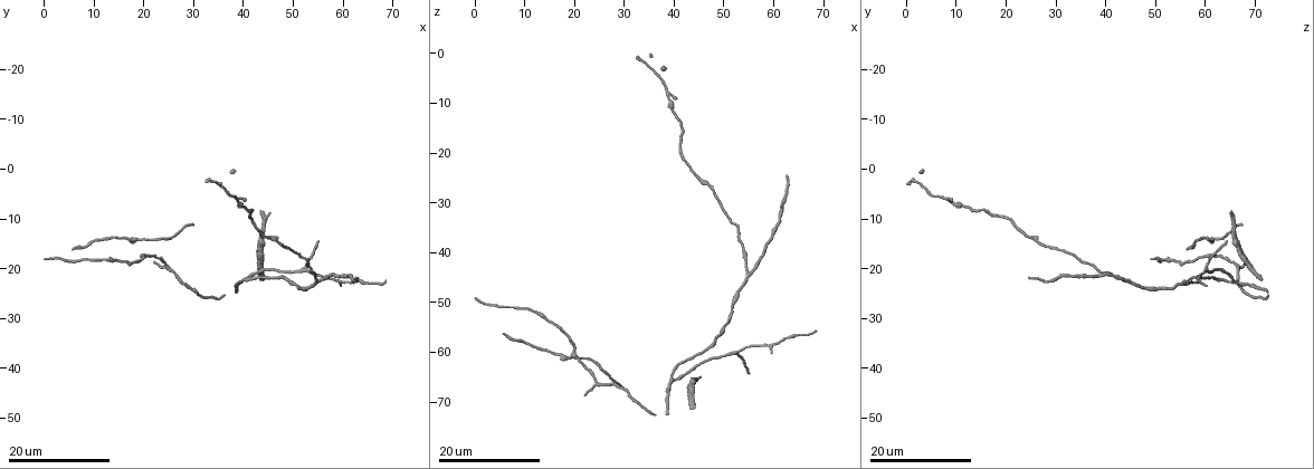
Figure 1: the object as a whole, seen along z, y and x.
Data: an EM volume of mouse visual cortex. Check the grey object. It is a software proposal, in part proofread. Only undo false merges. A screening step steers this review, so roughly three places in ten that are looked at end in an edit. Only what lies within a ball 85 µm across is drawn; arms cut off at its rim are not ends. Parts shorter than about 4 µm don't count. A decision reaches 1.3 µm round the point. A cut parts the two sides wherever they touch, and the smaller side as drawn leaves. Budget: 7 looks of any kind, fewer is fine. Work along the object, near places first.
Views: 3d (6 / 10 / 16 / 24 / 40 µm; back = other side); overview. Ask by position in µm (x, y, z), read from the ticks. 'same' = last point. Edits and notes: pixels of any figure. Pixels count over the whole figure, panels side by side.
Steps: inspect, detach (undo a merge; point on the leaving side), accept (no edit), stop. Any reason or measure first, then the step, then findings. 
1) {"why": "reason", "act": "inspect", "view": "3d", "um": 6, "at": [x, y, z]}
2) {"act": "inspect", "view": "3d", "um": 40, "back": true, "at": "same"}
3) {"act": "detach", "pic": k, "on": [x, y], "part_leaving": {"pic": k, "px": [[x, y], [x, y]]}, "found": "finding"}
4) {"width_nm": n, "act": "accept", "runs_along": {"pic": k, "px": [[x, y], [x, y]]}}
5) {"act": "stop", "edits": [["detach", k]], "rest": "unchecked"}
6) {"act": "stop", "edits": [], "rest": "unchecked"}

{"act": "inspect", "view": "3d", "um": 24, "at": [52.5, 20.0, 60.0]}

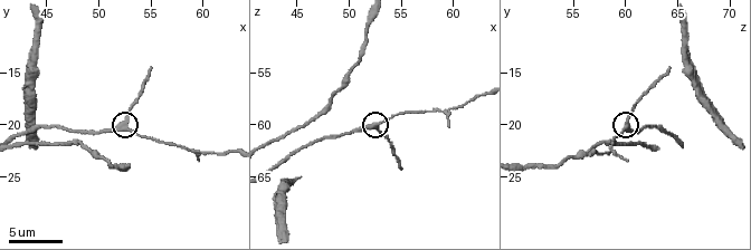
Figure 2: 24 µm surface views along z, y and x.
{"why": "closer look", "act": "inspect", "view": "3d", "um": 6, "at": [52.4, 20.0, 60.2]}

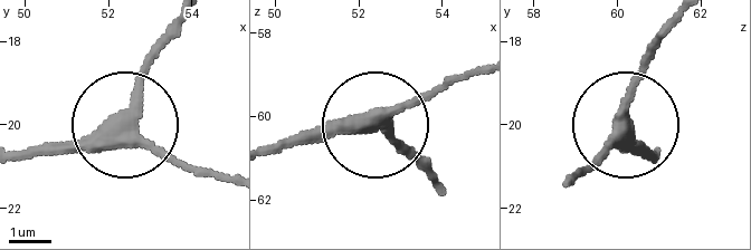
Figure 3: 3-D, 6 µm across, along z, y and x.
{"act": "inspect", "view": "3d", "um": 6, "back": true, "at": [52.45, 20.15, 60.10]}

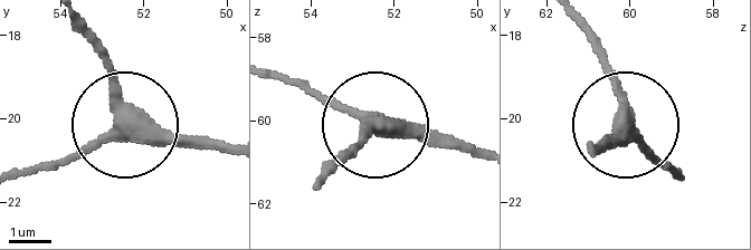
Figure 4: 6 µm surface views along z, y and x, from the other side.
{"act": "accept", "runs_along": {"pic": 4, "px": [[225, 144], [140, 130], [101, 40]]}, "found": "one neuron here"}

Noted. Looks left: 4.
{"act": "inspect", "view": "3d", "um": 16, "at": [54.5, 22.0, 44.5]}

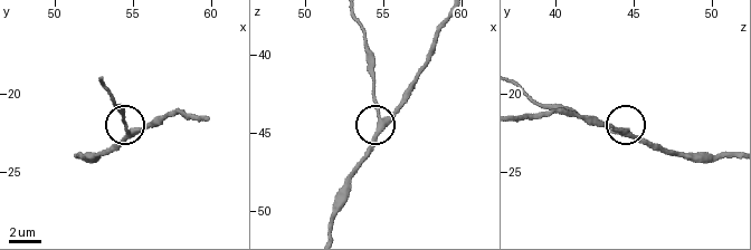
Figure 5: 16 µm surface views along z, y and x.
{"why": "closer look", "act": "inspect", "view": "3d", "um": 10, "at": [54.8, 22.2, 44.2]}

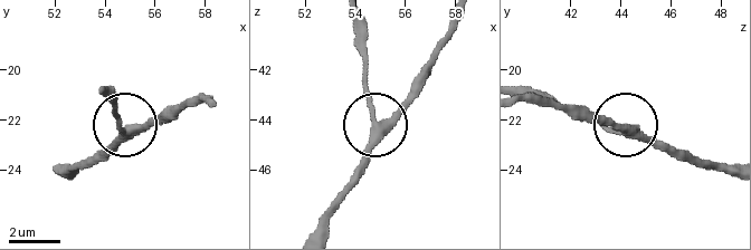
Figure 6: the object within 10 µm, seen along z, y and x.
{"act": "inspect", "view": "3d", "um": 10, "back": true, "at": [55.0, 22.3, 44.3]}

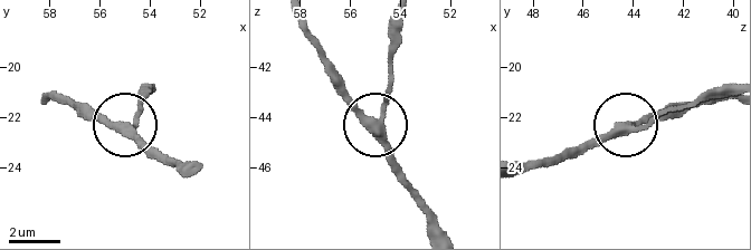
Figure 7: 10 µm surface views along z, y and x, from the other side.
{"side_arm_um": 24, "act": "accept", "runs_along": {"pic": 7, "px": [[441, 230], [383, 134], [329, 78]]}, "found": "continuous, no second neuron"}

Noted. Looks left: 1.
{"act": "stop", "edits": [], "rest": "unchecked"}

